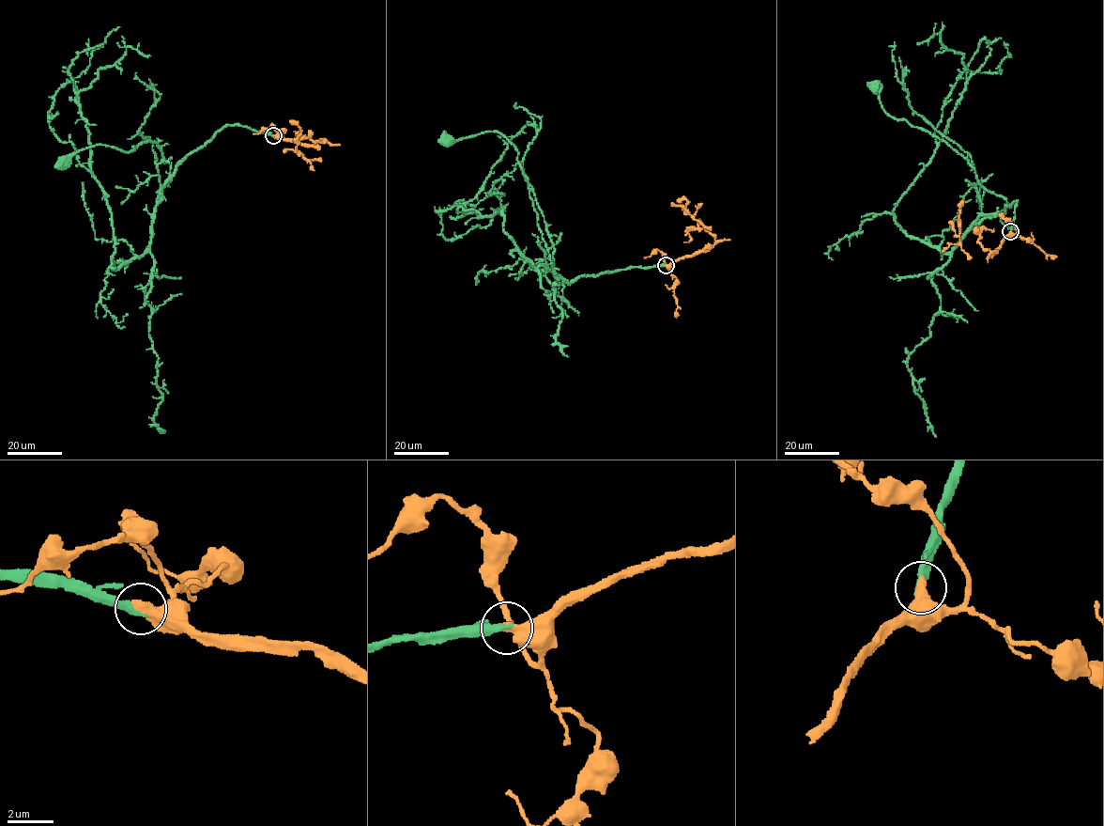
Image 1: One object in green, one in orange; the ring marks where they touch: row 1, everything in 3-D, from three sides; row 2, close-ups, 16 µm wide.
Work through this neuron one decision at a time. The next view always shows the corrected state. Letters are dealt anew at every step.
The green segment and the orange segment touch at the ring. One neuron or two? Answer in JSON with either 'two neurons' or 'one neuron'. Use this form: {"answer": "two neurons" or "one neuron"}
{"answer": "one neuron"}

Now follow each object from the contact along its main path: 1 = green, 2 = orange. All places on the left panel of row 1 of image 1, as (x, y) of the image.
1: (273, 135), (224, 125), (171, 175), (158, 143), (148, 140), (126, 152), (94, 145), (65, 163)
2: (273, 135), (313, 145), (324, 139), (320, 158), (307, 160), (296, 149), (301, 130), (290, 120)

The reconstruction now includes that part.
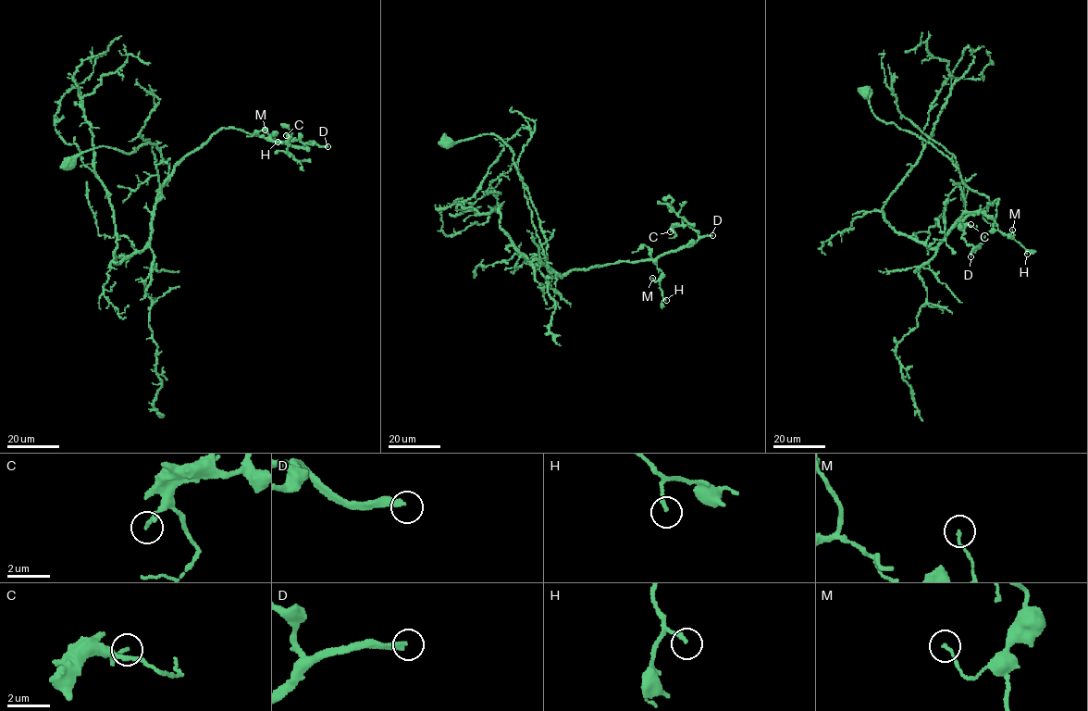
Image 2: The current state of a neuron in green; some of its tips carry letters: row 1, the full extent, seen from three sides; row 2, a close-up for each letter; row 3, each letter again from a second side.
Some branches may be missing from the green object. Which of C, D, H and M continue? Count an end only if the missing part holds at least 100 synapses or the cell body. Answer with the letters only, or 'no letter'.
D

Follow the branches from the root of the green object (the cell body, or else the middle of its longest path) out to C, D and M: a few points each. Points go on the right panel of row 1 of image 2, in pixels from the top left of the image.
C: (866, 93), (879, 119), (931, 143), (986, 195), (981, 211), (998, 199), (979, 248), (962, 237), (970, 224)
D: (866, 93), (879, 119), (931, 143), (963, 184), (986, 195), (981, 211), (998, 199), (993, 228), (970, 256)
M: (866, 93), (879, 119), (931, 143), (986, 195), (981, 211), (998, 199), (994, 229), (1012, 230)

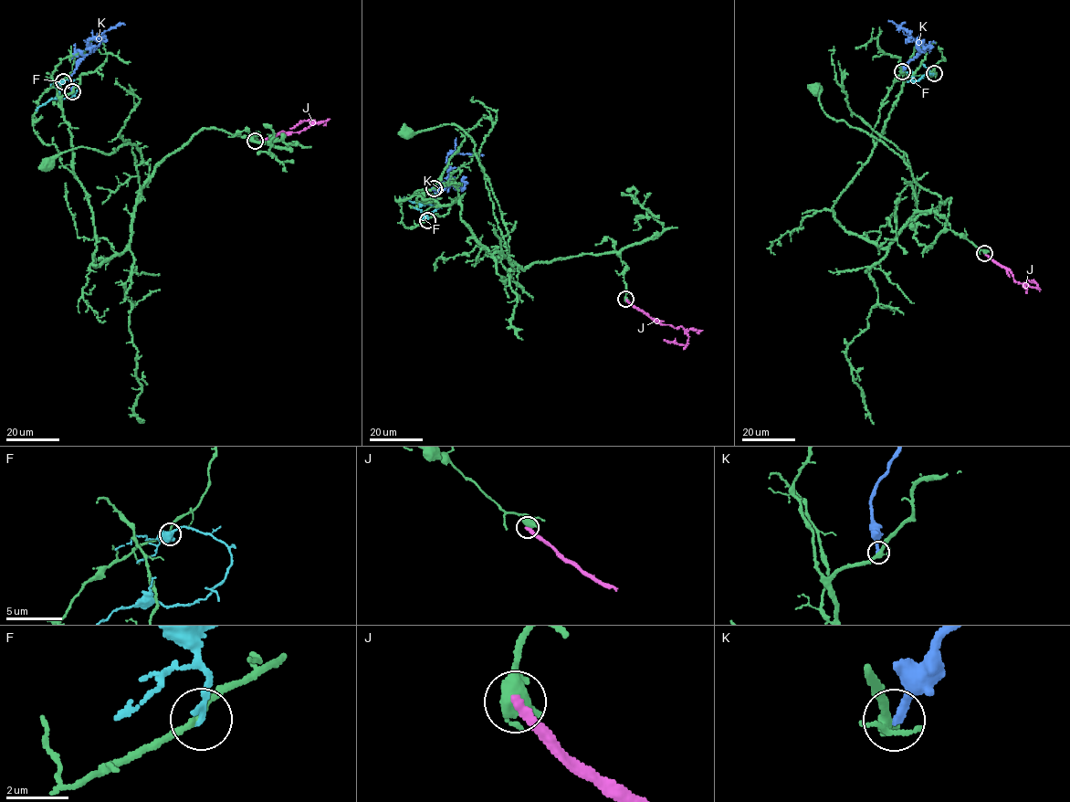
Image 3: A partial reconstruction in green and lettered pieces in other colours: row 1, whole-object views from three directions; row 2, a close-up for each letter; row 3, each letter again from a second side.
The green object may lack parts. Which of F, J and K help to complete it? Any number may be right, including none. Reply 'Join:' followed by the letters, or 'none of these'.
Join: none of these

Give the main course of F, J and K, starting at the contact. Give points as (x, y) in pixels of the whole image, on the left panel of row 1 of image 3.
F: (63, 81), (69, 79), (78, 86), (73, 95), (50, 99), (36, 110)
J: (255, 141), (282, 131), (298, 132), (315, 121), (302, 121), (289, 129)
K: (71, 91), (69, 78), (92, 48), (88, 40), (117, 25), (125, 25)

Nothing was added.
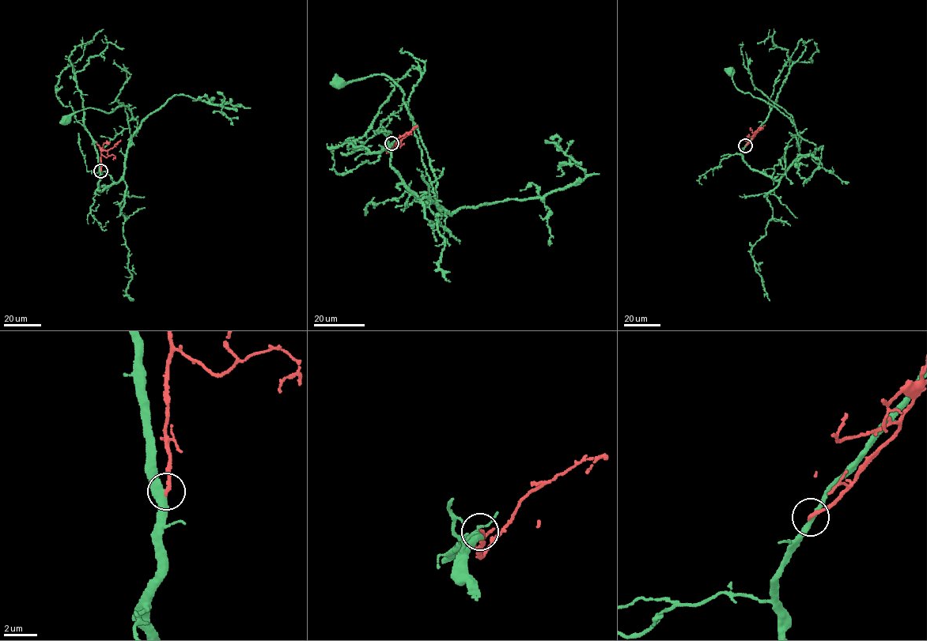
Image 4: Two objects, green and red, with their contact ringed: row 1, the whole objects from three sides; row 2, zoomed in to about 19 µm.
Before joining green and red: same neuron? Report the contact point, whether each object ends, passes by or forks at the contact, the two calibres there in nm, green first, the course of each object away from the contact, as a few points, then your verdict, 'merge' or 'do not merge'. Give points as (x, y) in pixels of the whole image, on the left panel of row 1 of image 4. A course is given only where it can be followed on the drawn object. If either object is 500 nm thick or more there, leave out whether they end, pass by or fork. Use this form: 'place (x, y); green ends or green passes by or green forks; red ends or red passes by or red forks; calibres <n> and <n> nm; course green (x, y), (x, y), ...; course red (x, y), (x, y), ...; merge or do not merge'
place (100, 171); green passes by; red ends; calibres 360 and 220 nm; course green (100, 170), (100, 191), (121, 177), (137, 129), (131, 111), (122, 105), (107, 113), (86, 107), (66, 121); course red (100, 170), (101, 152), (108, 150), (121, 140); do not merge

